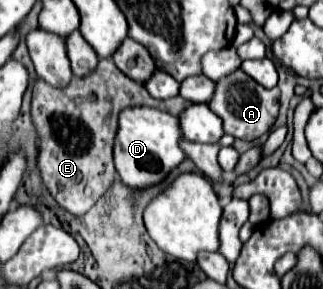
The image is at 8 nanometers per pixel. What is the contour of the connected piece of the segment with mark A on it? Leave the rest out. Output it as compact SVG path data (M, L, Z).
M237 69L215 83L215 93L207 105L215 115L223 119L223 131L227 135L233 135L235 139L243 139L243 141L253 141L271 131L279 113L279 99L279 87L265 89L257 85L247 73Z

